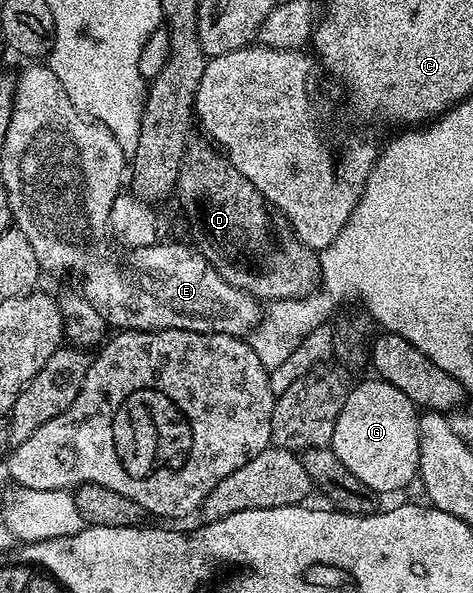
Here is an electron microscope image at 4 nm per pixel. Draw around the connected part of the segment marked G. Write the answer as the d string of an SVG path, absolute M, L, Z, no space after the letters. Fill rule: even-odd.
M371 378L364 380L349 389L346 402L343 404L342 413L335 422L334 436L329 447L340 462L359 481L370 486L373 492L396 492L406 487L412 480L415 481L420 467L420 455L418 454L418 410L413 401L398 390L396 386L390 385L385 380Z

